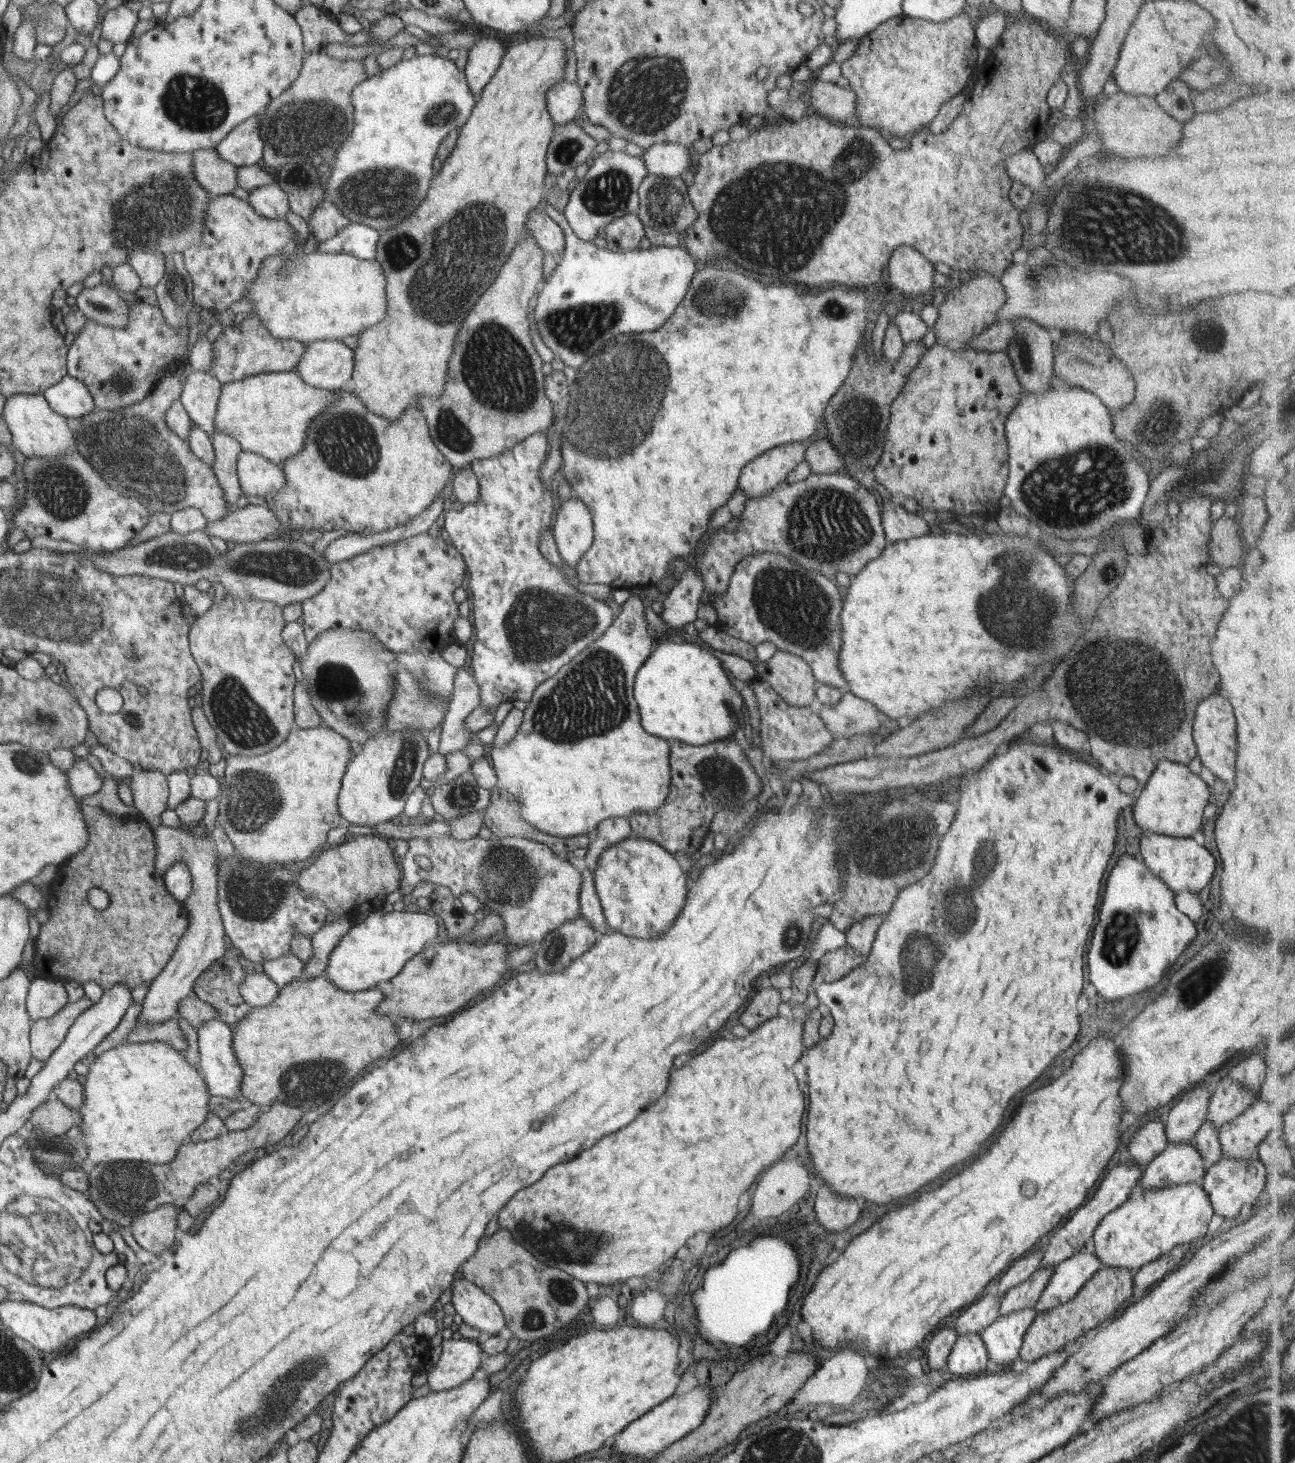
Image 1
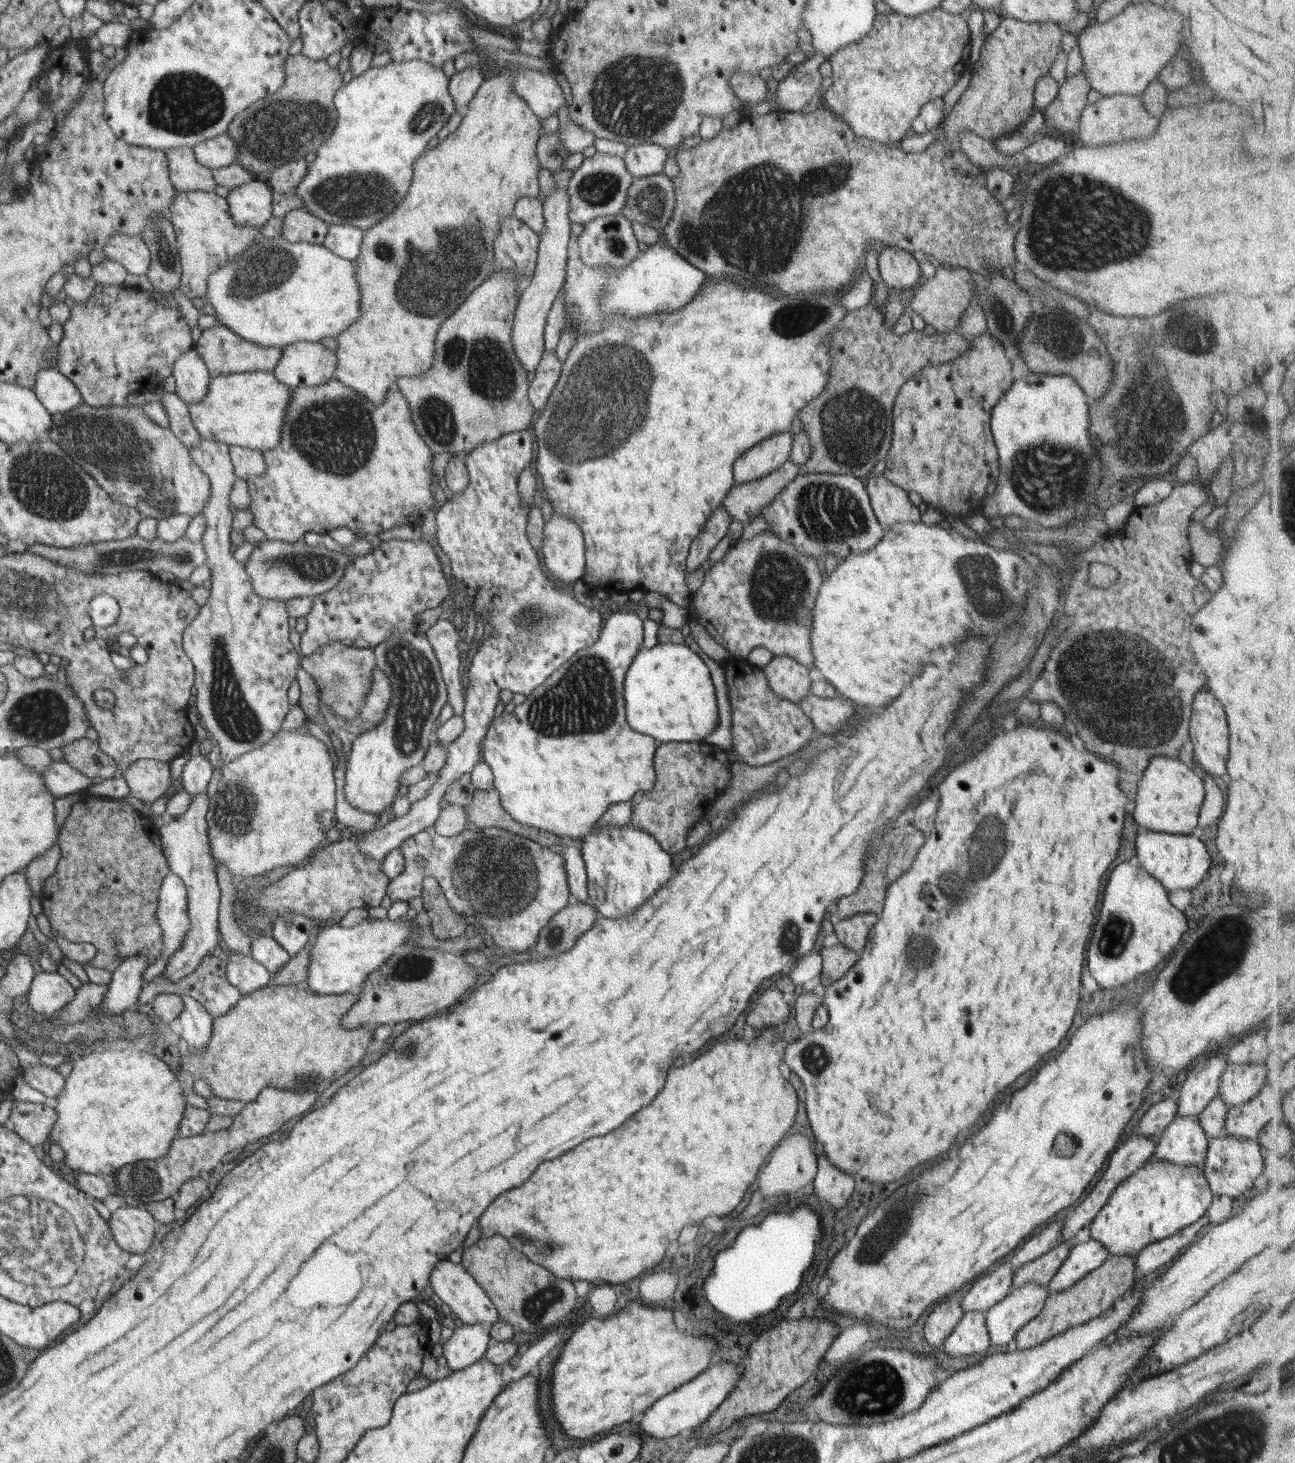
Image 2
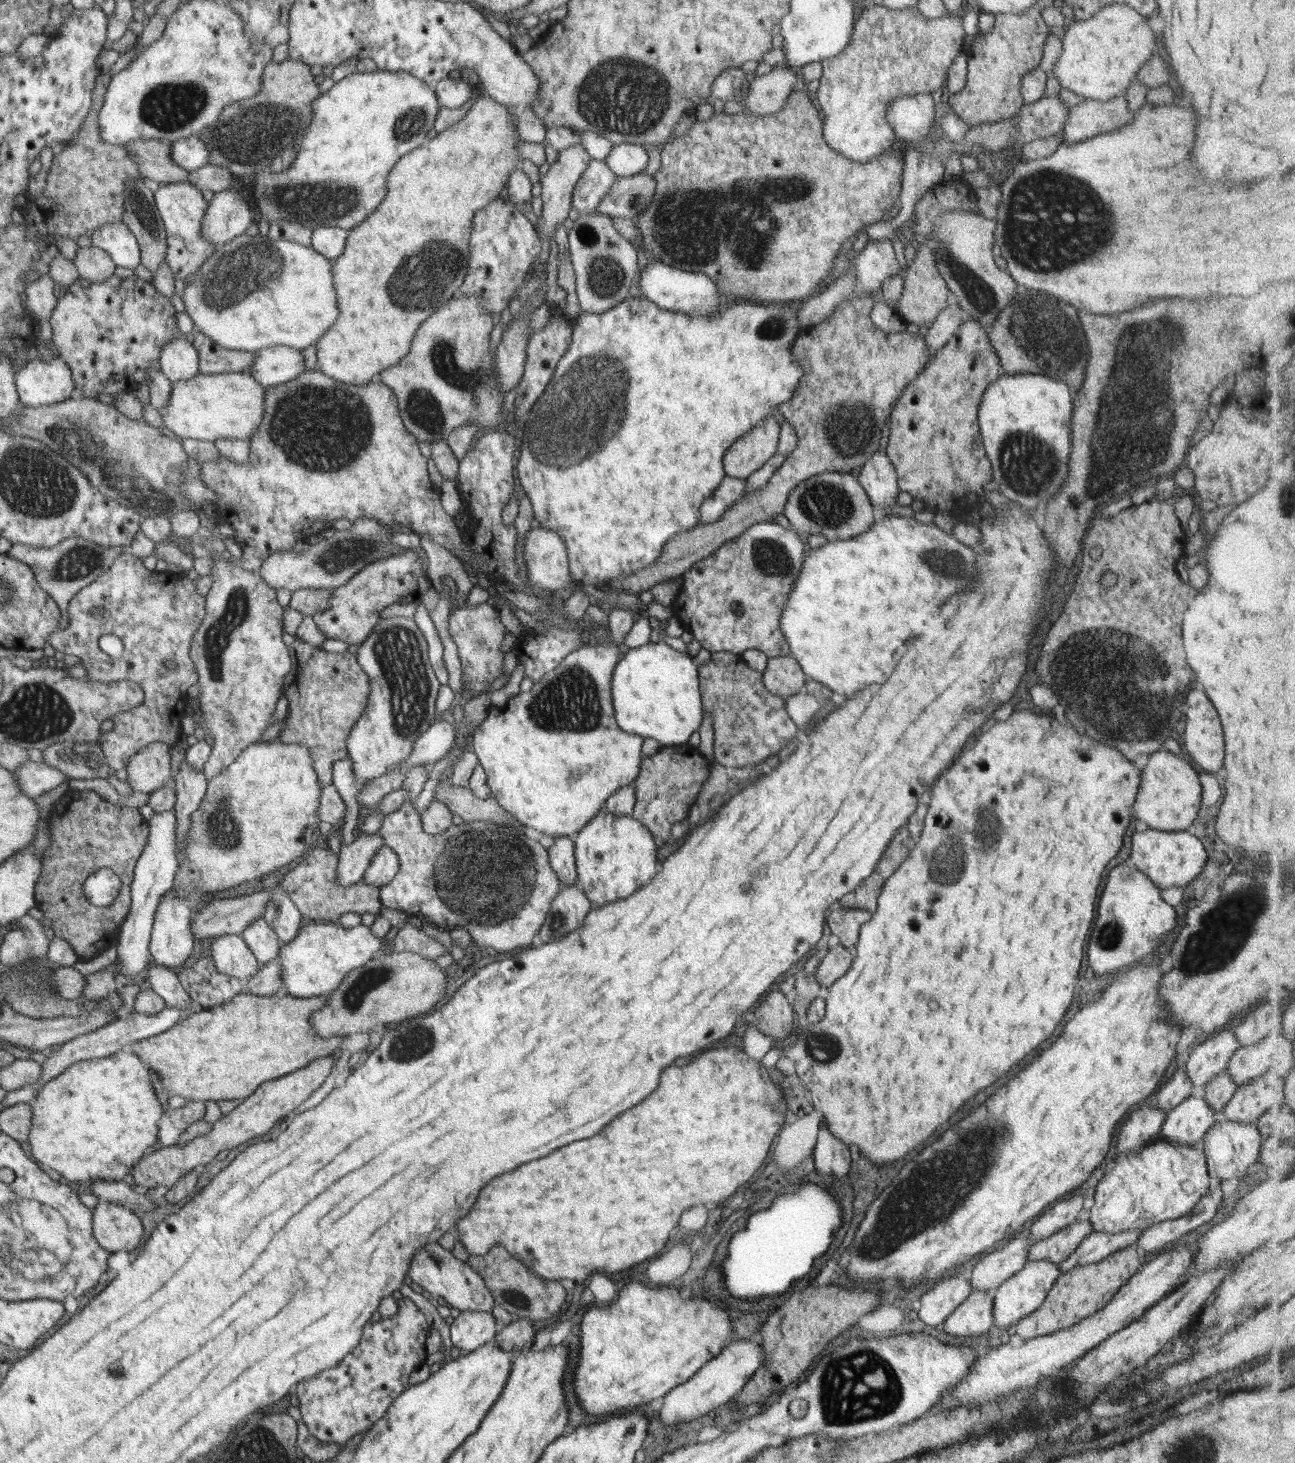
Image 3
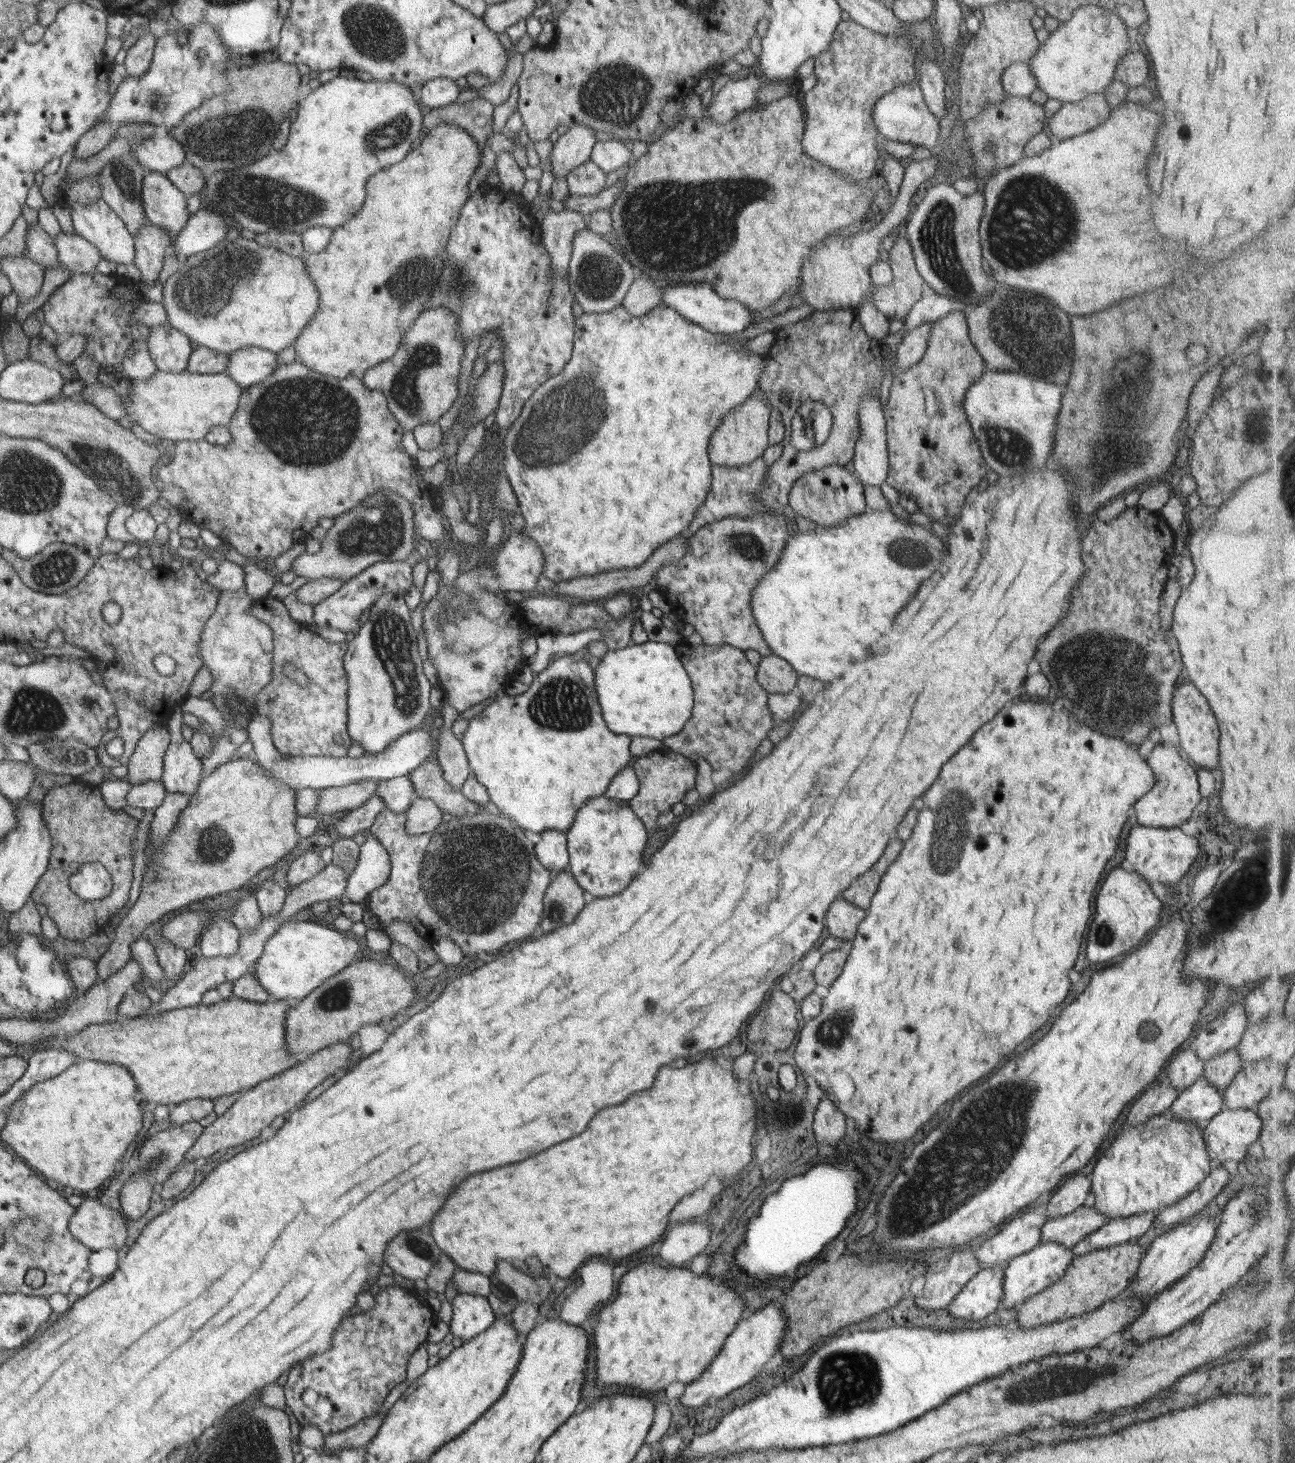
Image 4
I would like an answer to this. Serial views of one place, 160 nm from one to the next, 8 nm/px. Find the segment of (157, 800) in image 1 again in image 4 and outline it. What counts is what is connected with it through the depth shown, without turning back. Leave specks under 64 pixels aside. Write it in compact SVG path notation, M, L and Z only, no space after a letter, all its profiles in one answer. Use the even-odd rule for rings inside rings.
M155 726L144 733L127 765L126 779L132 785L144 785L146 780L163 778L170 733L165 726Z

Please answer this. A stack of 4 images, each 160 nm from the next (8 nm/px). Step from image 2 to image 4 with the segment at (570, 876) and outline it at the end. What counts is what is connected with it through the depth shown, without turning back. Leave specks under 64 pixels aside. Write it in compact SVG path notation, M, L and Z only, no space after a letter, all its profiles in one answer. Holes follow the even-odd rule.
M543 830L541 840L534 845L537 859L549 871L562 872L569 866L567 834L559 830Z

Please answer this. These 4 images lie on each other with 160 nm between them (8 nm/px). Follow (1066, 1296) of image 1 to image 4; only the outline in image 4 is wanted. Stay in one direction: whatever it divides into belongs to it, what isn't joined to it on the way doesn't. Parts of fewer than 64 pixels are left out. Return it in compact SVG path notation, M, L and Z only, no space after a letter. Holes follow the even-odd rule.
M1143 1212L1126 1218L1110 1218L1098 1230L1088 1233L1073 1246L1074 1256L1084 1256L1099 1248L1128 1243L1146 1234L1155 1224L1158 1212Z

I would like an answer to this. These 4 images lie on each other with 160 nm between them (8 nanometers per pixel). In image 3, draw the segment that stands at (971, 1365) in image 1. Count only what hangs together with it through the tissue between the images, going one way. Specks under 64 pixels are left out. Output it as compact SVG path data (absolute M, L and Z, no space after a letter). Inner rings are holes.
M973 1290L969 1297L943 1322L946 1334L950 1336L979 1336L986 1334L993 1326L994 1291Z

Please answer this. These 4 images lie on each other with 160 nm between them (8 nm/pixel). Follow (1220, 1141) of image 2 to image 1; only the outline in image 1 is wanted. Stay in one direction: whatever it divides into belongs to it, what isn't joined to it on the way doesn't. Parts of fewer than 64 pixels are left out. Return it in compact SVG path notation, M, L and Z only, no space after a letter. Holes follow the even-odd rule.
M1223 1157L1214 1166L1211 1166L1200 1182L1211 1202L1213 1212L1240 1221L1251 1212L1260 1202L1263 1202L1264 1190L1267 1180L1264 1164L1256 1158L1242 1160L1241 1158Z

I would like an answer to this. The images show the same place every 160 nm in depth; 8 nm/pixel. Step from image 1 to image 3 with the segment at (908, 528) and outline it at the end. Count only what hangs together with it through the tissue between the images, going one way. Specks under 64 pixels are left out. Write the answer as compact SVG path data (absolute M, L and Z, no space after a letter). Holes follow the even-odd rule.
M877 450L855 474L867 492L873 508L885 510L897 504L896 497L901 490L897 483L895 466L887 453Z

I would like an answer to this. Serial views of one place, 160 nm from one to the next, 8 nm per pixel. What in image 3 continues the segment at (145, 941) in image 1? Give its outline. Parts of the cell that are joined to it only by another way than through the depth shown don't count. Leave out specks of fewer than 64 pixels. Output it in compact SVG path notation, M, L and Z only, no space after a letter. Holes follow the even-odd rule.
M90 790L68 791L53 805L49 816L51 845L44 852L43 872L36 881L36 904L44 912L44 917L52 921L52 926L64 926L64 930L66 926L71 928L70 934L66 934L66 931L62 932L62 928L60 932L56 930L55 934L66 939L81 959L92 959L109 945L117 942L120 927L130 910L130 884L135 878L136 860L139 860L145 852L145 846L149 841L149 824L146 824L138 809L106 802L97 792ZM101 868L112 869L122 880L119 896L108 906L93 905L86 898L83 890L85 880Z

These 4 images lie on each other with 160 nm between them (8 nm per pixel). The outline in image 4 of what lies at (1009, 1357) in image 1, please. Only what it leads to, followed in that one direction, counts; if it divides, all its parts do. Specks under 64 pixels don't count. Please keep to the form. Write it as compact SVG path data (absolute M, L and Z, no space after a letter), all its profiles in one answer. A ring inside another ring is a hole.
M1041 1242L1026 1254L1019 1254L1016 1258L1012 1258L1004 1270L1003 1298L1000 1312L1002 1313L1008 1308L1017 1310L1031 1296L1035 1296L1047 1286L1054 1284L1061 1276L1064 1276L1073 1258L1073 1249L1065 1248L1063 1244L1057 1242Z

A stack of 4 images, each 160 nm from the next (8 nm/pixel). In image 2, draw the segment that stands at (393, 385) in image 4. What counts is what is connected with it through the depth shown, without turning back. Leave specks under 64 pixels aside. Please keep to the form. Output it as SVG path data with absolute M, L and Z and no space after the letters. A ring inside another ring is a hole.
M514 269L493 272L440 325L436 335L433 368L421 376L403 376L397 380L397 389L408 402L412 402L412 410L416 410L412 412L416 430L437 453L466 456L483 442L492 442L504 435L529 430L535 420L538 411L528 396L528 380L531 376L516 356L511 335L516 307L519 306L519 281Z

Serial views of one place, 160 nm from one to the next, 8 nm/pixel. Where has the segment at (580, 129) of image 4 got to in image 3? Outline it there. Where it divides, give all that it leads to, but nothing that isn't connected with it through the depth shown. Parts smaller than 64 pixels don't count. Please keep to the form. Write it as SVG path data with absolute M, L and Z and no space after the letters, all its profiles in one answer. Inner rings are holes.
M581 144L560 150L559 153L558 160L550 166L550 170L540 181L542 184L542 212L537 225L540 232L548 238L550 244L555 241L554 236L558 224L564 223L569 218L568 212L571 211L574 188L581 175L586 171L587 165L591 162L590 155L586 153L586 149Z

